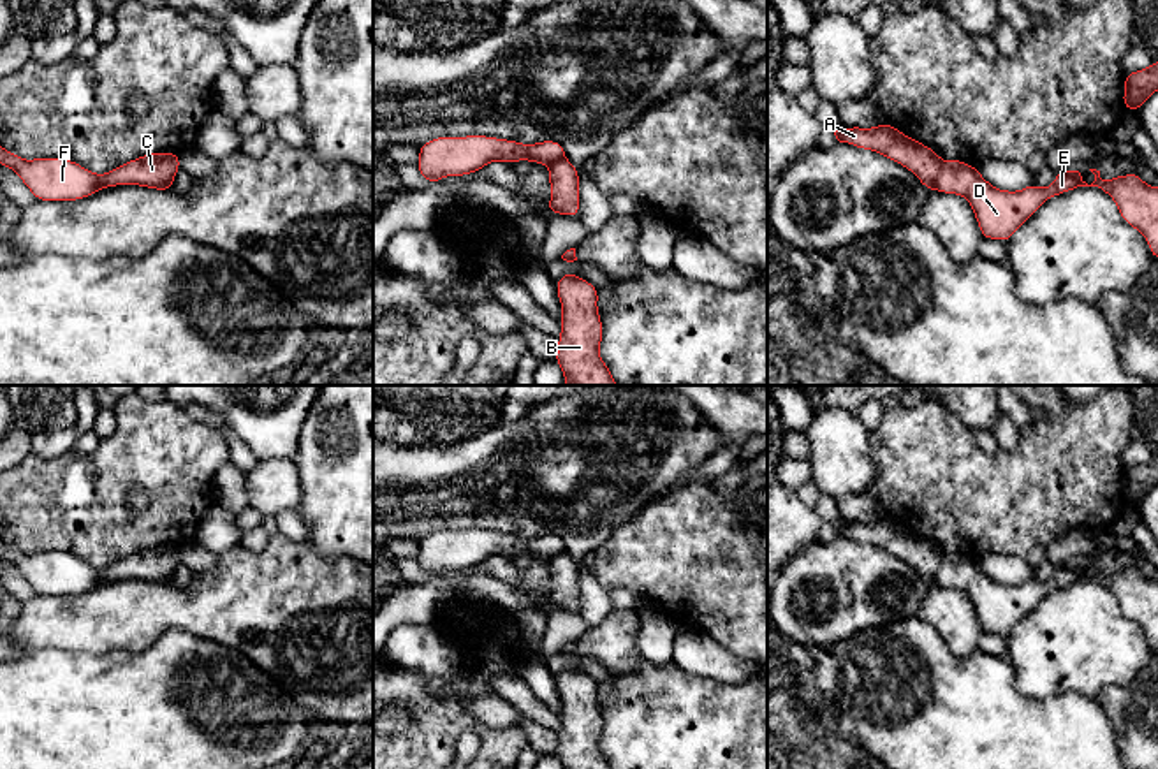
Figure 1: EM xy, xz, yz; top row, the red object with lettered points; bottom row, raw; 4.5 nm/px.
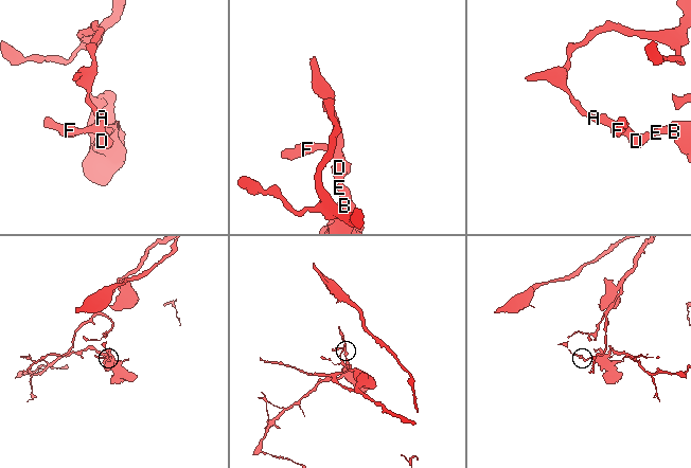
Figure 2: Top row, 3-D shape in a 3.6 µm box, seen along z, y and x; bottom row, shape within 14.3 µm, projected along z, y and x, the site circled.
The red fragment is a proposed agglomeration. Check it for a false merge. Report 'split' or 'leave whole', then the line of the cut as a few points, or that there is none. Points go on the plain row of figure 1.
split; cut in yz along (944, 556), (933, 583)

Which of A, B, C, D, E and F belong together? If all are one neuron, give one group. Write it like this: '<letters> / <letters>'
A C F / B D E

